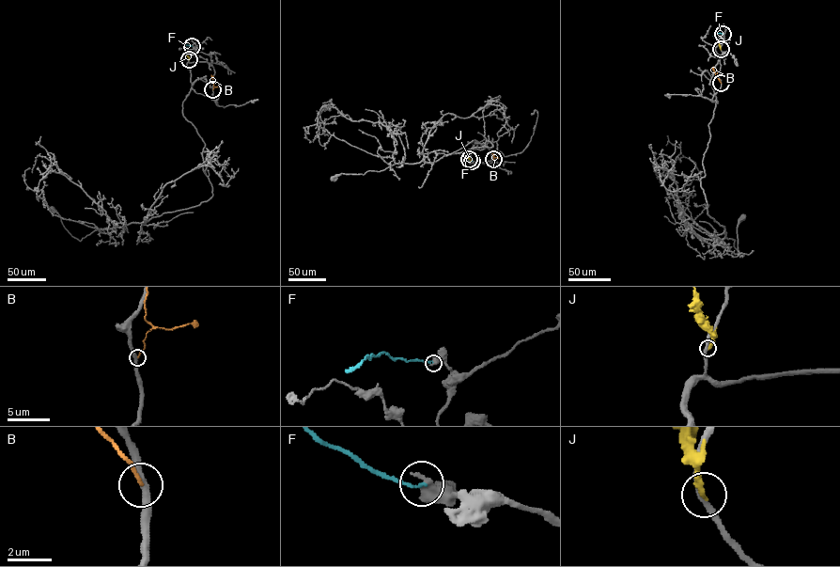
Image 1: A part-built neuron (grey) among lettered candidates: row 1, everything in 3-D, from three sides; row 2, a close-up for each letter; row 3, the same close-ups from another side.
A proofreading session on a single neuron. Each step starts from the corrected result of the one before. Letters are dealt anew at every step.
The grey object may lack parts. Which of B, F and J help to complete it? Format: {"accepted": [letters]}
{"accepted": []}

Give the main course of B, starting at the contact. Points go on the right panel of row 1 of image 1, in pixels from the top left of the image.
B: (721, 83), (713, 67)

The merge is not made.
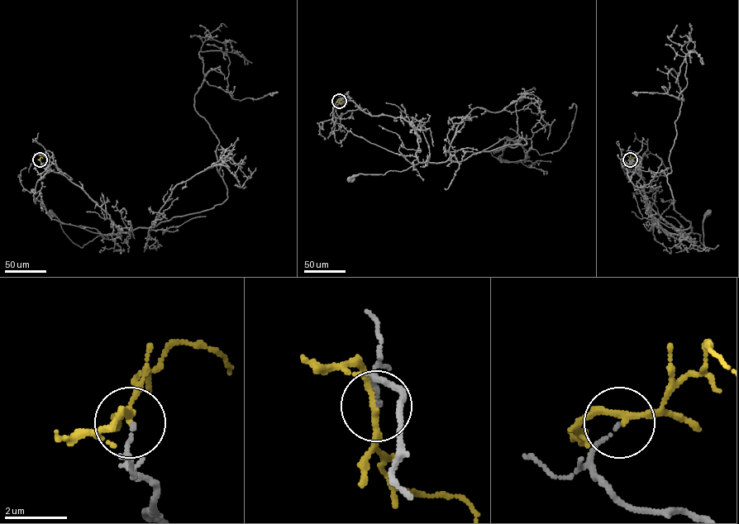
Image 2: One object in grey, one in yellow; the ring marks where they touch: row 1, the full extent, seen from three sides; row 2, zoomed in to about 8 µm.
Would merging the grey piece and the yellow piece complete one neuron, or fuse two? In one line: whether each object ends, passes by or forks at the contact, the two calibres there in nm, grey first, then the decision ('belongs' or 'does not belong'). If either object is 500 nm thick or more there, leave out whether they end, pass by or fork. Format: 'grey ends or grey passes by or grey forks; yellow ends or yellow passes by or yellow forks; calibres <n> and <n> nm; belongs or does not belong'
grey ends; yellow passes by; calibres 110 and 190 nm; does not belong

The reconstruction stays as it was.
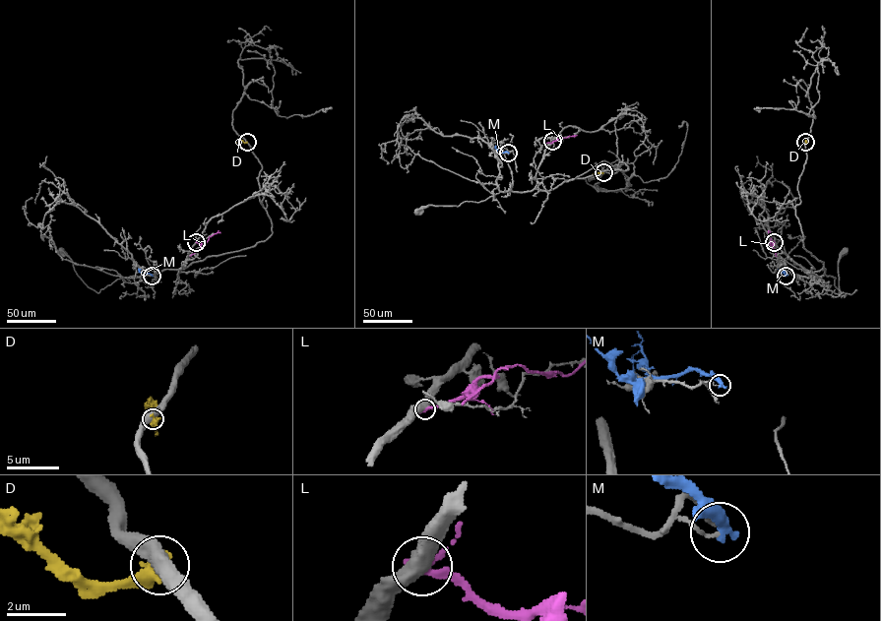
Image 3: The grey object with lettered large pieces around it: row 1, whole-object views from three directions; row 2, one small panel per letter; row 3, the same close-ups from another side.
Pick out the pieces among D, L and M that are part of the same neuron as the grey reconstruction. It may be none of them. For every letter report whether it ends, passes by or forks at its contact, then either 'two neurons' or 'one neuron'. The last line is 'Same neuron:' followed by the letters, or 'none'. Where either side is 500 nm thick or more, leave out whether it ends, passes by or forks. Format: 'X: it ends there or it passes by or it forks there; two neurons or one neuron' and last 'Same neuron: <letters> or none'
D: two neurons
L: two neurons
M: it ends there; two neurons
Same neuron: none

